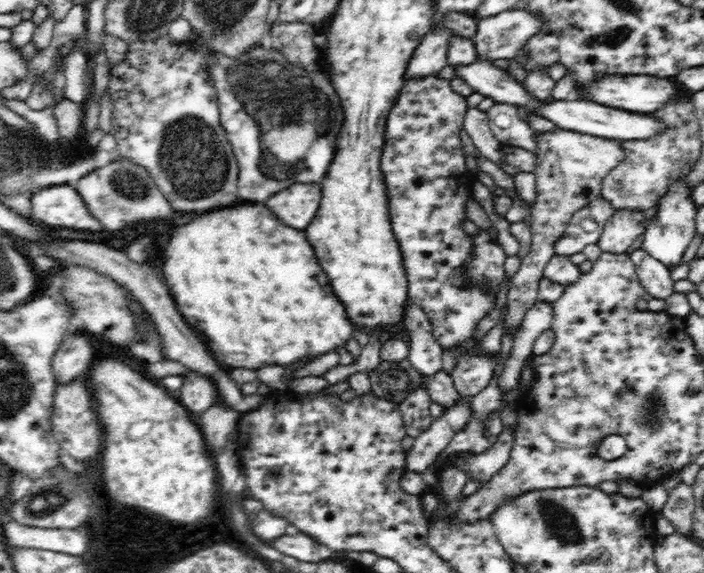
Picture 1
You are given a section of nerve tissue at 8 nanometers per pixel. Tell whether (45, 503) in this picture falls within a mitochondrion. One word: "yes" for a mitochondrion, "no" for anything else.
yes

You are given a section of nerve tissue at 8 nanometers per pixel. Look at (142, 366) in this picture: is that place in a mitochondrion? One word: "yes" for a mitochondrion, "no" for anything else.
no

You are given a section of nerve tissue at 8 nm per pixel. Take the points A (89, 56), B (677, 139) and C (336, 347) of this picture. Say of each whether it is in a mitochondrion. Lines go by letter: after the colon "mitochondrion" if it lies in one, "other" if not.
A: other
B: other
C: other

